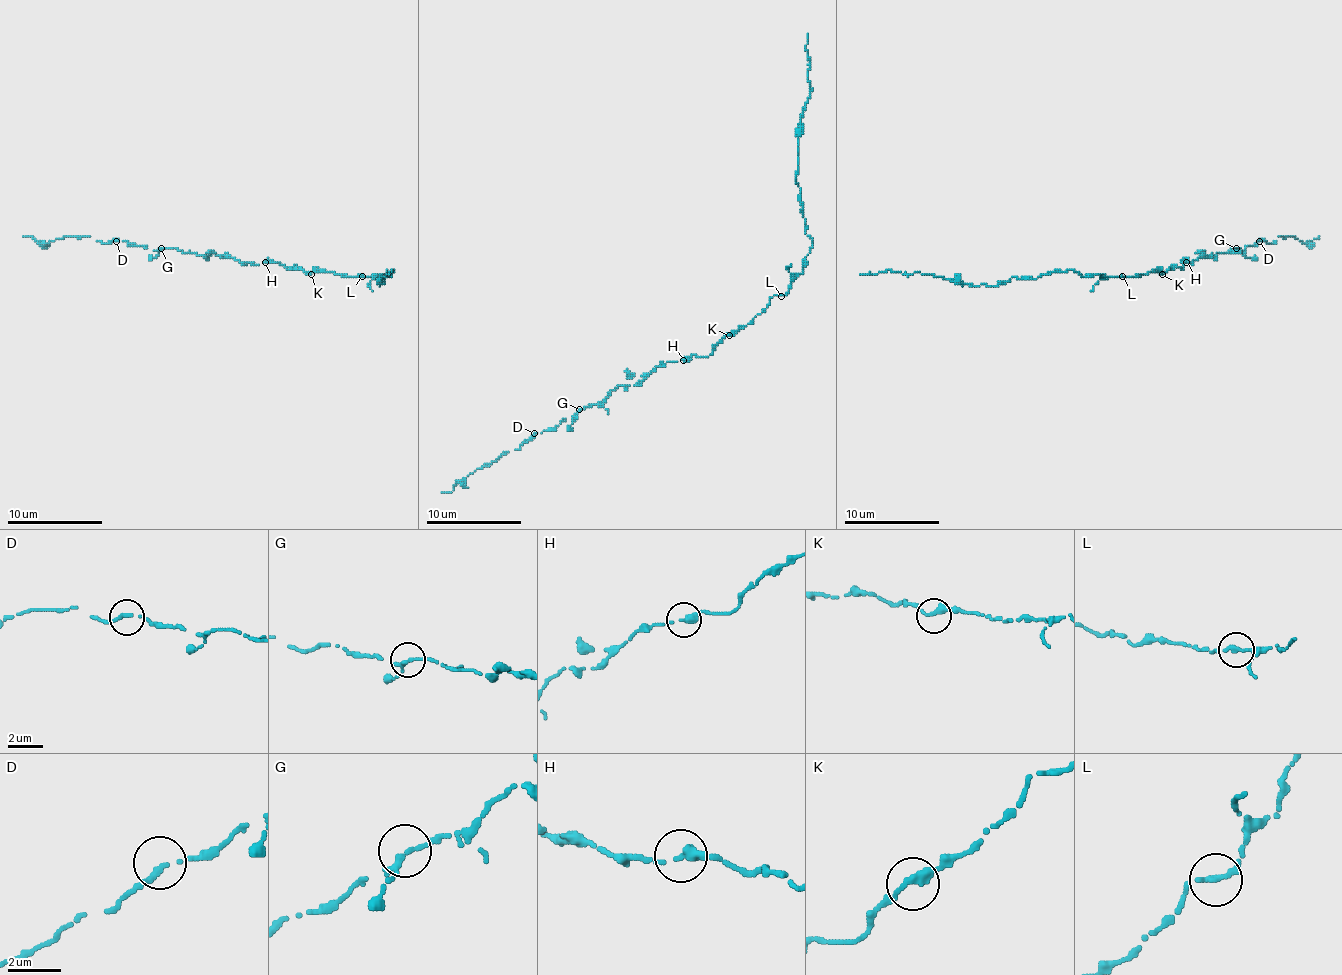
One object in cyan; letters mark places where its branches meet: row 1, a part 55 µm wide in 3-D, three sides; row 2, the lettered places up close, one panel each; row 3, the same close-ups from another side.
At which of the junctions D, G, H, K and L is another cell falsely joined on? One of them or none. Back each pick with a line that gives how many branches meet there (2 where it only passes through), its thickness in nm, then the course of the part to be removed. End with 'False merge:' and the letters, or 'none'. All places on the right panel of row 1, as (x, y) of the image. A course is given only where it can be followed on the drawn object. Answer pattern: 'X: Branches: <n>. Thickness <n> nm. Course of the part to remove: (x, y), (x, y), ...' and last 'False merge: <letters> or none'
False merge: none

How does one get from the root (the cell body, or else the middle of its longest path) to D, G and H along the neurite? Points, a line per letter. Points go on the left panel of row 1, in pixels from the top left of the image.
D: (311, 272), (277, 262), (251, 265), (216, 253), (154, 250), (116, 241)
G: (311, 272), (277, 262), (251, 265), (216, 253), (197, 255), (161, 248)
H: (311, 272), (265, 262)

